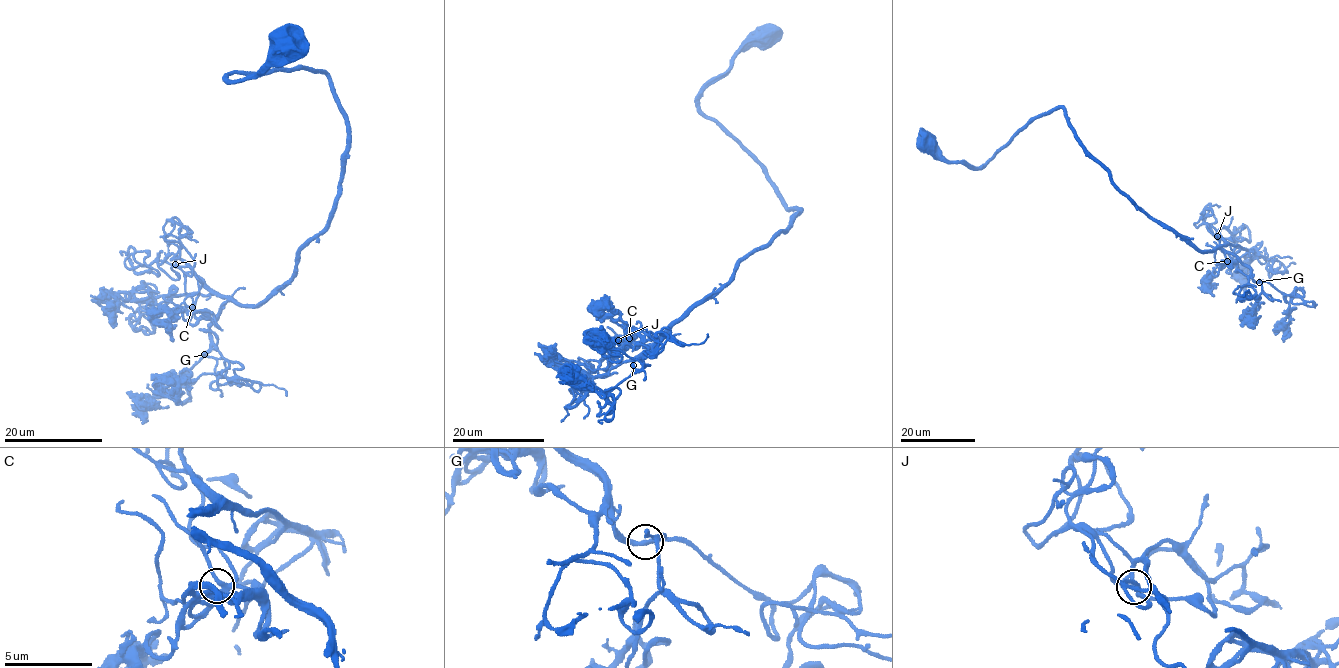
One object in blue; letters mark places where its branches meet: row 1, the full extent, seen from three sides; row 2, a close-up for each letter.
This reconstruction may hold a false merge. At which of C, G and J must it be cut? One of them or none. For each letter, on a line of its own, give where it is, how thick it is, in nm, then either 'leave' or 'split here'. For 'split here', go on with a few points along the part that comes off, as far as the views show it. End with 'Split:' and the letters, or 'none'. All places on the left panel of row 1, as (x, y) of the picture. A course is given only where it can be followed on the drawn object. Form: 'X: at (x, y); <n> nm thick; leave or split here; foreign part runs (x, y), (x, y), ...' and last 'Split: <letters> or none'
C: at (192, 307); 240 nm thick; leave
G: at (204, 354); 240 nm thick; leave
J: at (175, 264); 190 nm thick; leave
Split: none

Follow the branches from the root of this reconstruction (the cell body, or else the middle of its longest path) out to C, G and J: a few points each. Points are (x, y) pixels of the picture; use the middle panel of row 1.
C: (762, 38), (741, 48), (699, 108), (798, 215), (655, 343), (629, 338)
G: (762, 38), (741, 48), (699, 108), (798, 215), (633, 365)
J: (762, 38), (741, 48), (699, 108), (798, 215), (655, 343), (618, 340)

